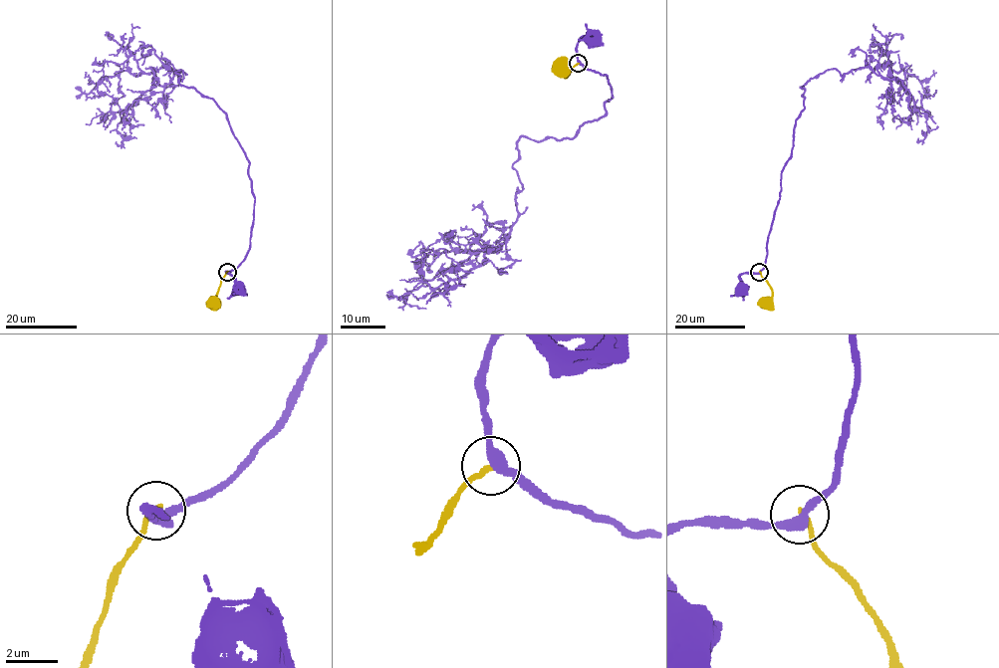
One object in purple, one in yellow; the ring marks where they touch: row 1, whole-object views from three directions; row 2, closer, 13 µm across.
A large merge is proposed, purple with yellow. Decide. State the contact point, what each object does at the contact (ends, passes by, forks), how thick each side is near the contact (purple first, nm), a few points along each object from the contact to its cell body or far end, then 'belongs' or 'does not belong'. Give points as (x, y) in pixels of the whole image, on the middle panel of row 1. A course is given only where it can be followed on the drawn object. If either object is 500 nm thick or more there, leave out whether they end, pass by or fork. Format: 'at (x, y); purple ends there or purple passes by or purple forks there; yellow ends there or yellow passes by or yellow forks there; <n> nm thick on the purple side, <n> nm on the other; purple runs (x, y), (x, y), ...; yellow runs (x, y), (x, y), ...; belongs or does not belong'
at (578, 63); purple passes by; yellow ends there; 360 nm thick on the purple side, 220 nm on the other; purple runs (578, 64), (606, 75), (606, 112), (573, 137), (522, 135), (508, 240), (425, 280), (413, 262), (435, 258); yellow runs (578, 64), (566, 77), (561, 67); does not belong

